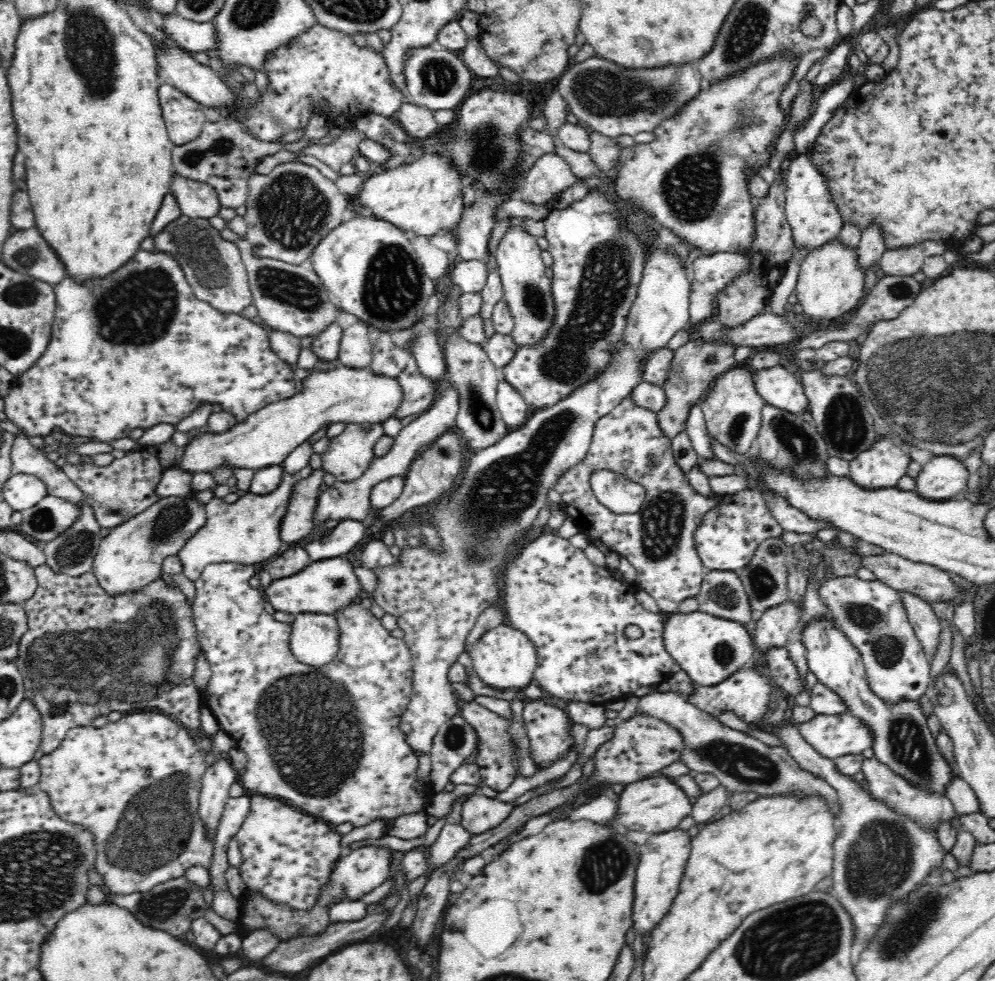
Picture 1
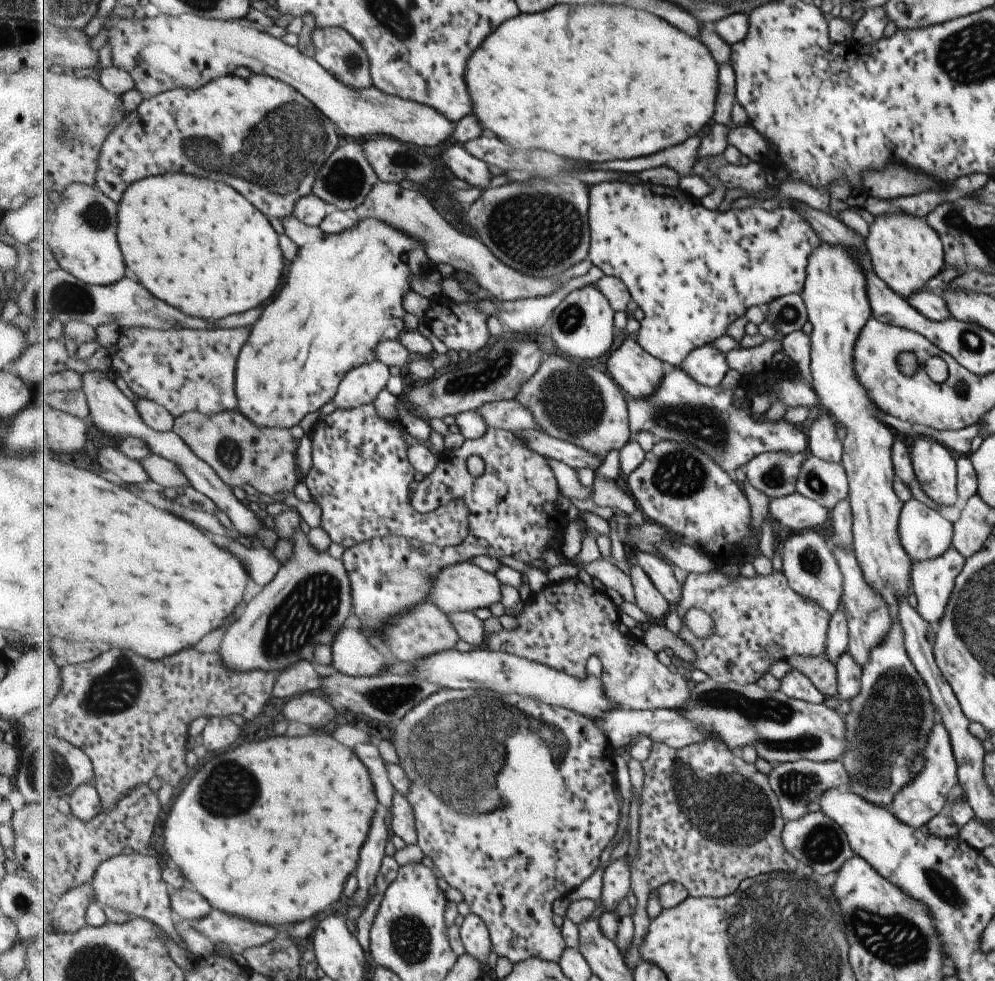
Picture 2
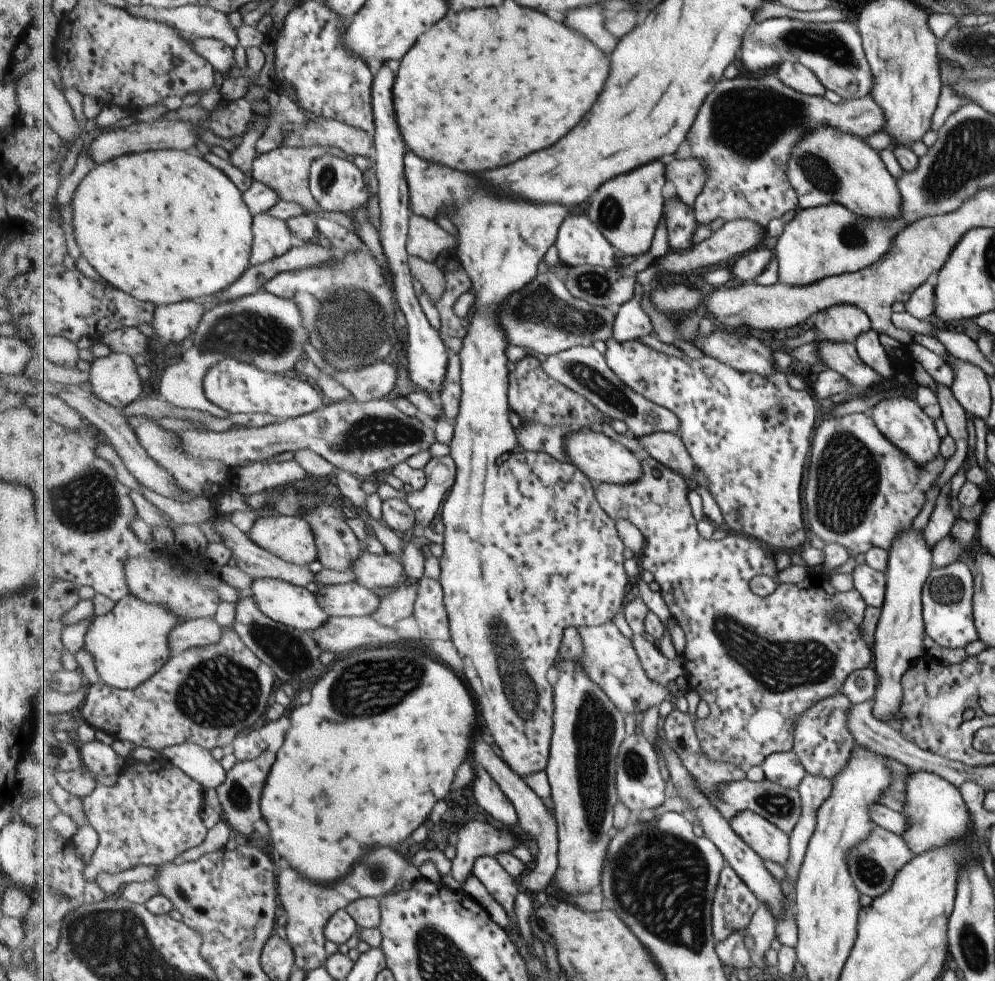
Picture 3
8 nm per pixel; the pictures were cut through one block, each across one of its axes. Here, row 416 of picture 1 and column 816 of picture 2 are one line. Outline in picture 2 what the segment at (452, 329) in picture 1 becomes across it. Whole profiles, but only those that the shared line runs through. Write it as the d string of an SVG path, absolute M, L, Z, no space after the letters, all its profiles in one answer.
M809 450L806 451L807 456L804 456L804 460L801 465L800 477L798 478L797 492L801 493L801 496L817 502L824 509L830 511L839 500L845 500L848 498L848 482L846 474L841 463L826 461L816 456L813 456Z

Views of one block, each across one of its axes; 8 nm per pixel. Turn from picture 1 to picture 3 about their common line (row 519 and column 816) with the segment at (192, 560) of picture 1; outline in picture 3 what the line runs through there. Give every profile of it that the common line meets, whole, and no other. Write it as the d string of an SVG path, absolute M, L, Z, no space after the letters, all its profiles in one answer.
M835 202L801 209L786 224L783 235L773 241L772 247L778 261L777 282L784 286L808 286L826 277L863 269L888 251L892 238L908 224L902 219L902 214L884 220L861 218Z

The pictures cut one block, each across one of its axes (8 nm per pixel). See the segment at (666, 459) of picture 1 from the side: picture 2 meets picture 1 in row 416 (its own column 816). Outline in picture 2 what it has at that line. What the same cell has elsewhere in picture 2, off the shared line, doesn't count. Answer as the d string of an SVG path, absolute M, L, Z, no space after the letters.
M717 568L707 574L688 573L683 583L683 597L675 606L678 615L684 618L688 610L699 607L713 616L716 622L716 631L713 636L700 639L683 623L682 629L676 632L678 639L687 641L697 653L695 668L702 670L713 680L721 683L735 681L746 685L755 683L761 676L770 672L770 668L779 661L785 661L791 656L824 656L827 648L828 624L830 615L814 600L801 596L790 584L788 576L780 571L772 571L768 575L755 573L755 576L738 576L730 579Z

